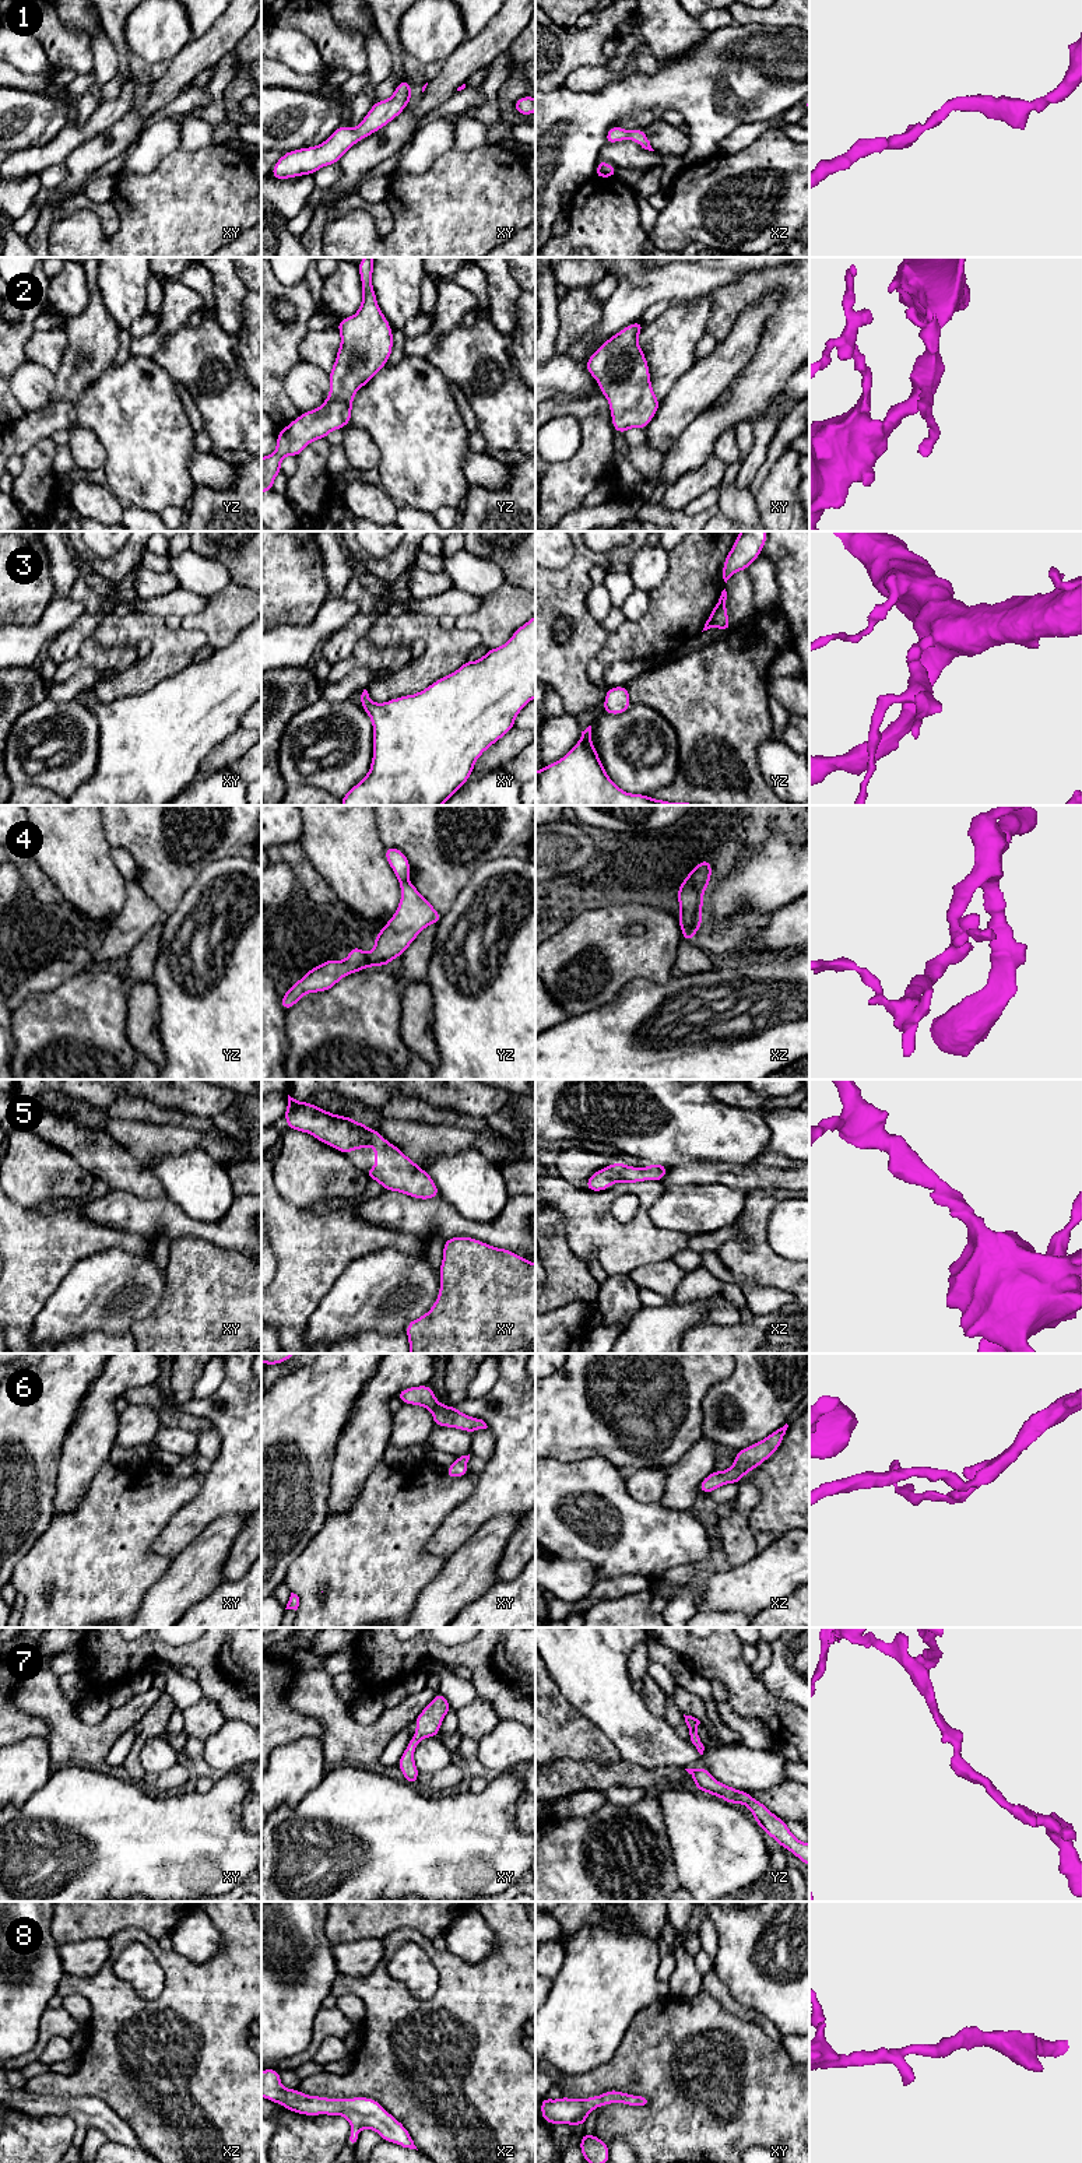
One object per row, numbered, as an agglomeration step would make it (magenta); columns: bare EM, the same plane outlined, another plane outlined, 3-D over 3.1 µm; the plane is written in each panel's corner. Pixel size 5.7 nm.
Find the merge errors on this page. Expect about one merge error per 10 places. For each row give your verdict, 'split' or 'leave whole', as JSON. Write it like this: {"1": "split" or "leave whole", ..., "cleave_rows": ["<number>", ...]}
{"1": "leave whole", "2": "leave whole", "3": "leave whole", "4": "leave whole", "5": "leave whole", "6": "leave whole", "7": "leave whole", "8": "leave whole", "cleave_rows": []}

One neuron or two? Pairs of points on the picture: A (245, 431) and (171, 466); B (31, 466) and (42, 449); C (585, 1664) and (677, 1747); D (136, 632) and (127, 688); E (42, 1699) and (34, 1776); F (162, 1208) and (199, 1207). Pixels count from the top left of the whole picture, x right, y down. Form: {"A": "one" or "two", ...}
{"A": "two", "B": "one", "C": "one", "D": "one", "E": "two", "F": "two"}

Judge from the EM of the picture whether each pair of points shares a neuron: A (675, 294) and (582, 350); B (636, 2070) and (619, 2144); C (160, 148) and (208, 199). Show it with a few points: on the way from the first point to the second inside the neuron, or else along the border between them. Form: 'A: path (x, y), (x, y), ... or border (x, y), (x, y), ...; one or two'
A: path (652, 292), (640, 292), (606, 327); one
B: border (607, 2144), (612, 2138), (621, 2137), (631, 2148); two
C: border (179, 148), (168, 154), (154, 169), (140, 175); two

